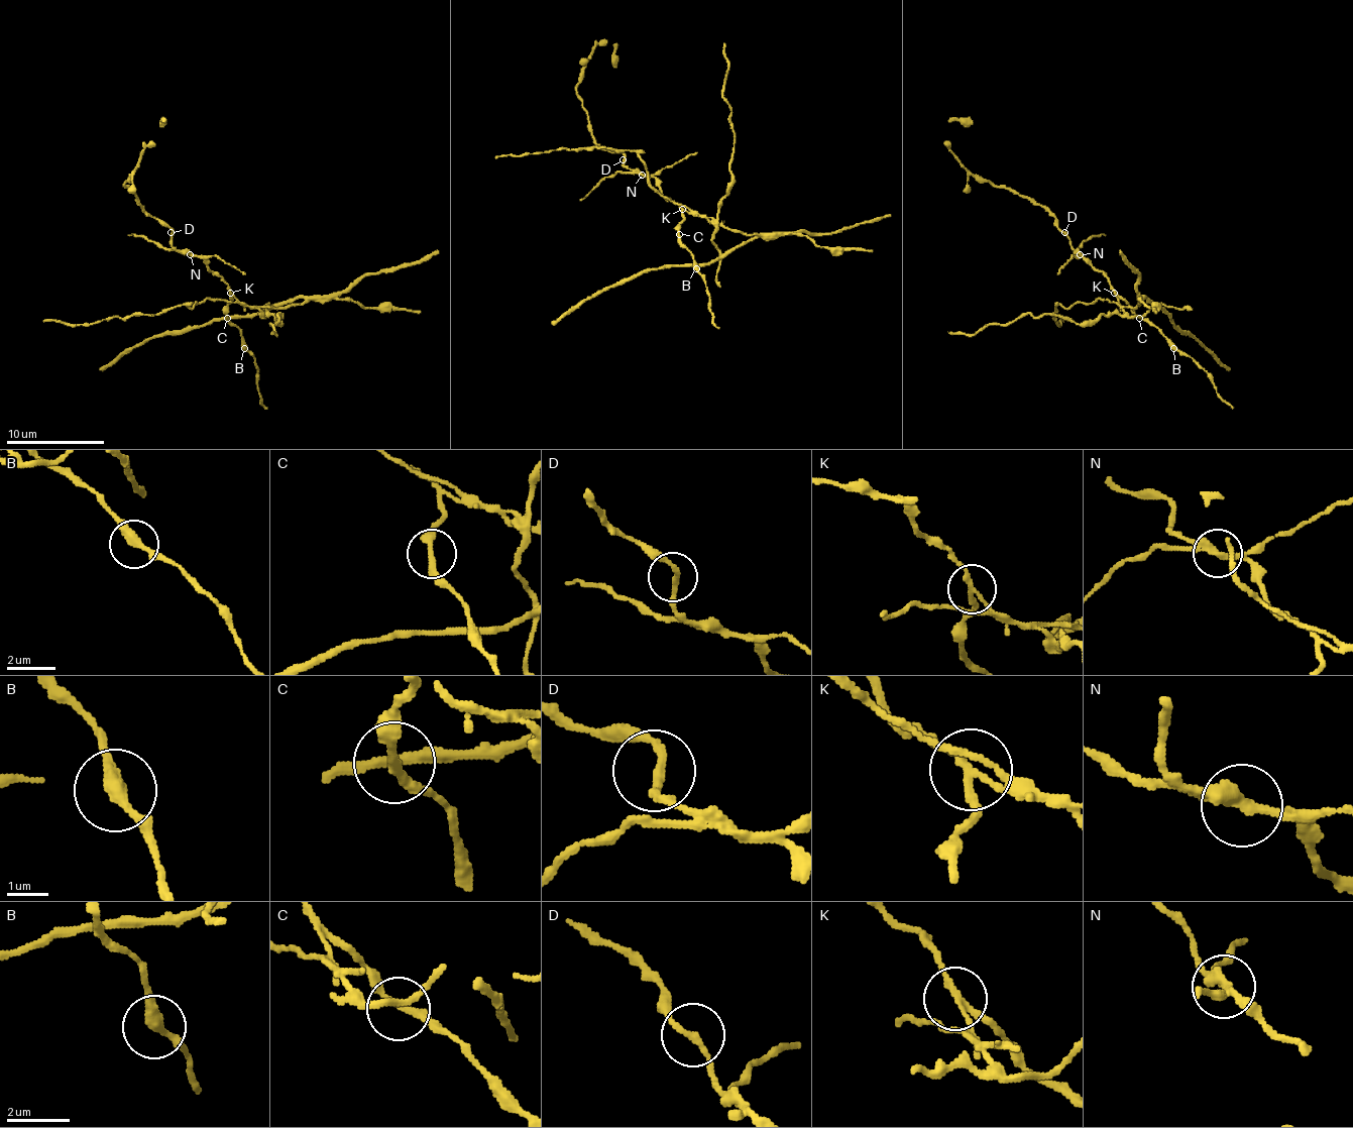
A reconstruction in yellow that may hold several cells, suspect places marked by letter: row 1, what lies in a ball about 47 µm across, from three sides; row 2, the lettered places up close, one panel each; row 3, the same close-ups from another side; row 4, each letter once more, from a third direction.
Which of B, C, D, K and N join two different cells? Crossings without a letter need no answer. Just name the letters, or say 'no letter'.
K, N

